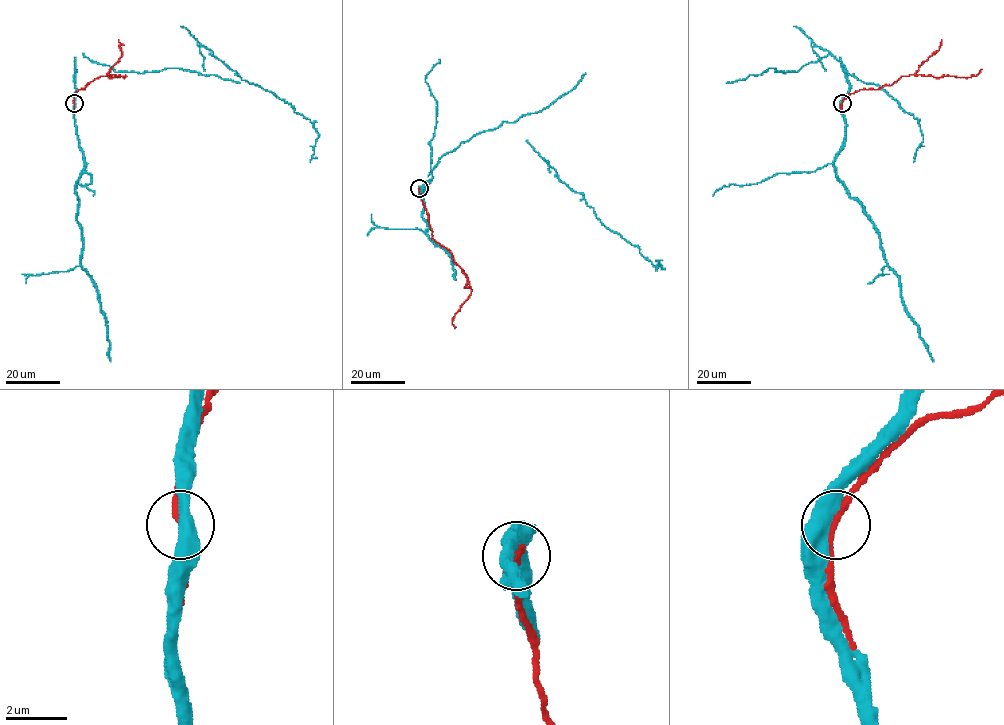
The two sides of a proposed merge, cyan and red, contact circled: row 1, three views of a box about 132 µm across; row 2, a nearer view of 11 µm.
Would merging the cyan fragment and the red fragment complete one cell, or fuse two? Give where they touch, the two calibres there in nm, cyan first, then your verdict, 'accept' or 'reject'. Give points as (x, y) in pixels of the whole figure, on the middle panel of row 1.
at (419, 188); 480 nm thick on the cyan side, 240 nm on the other; accept

